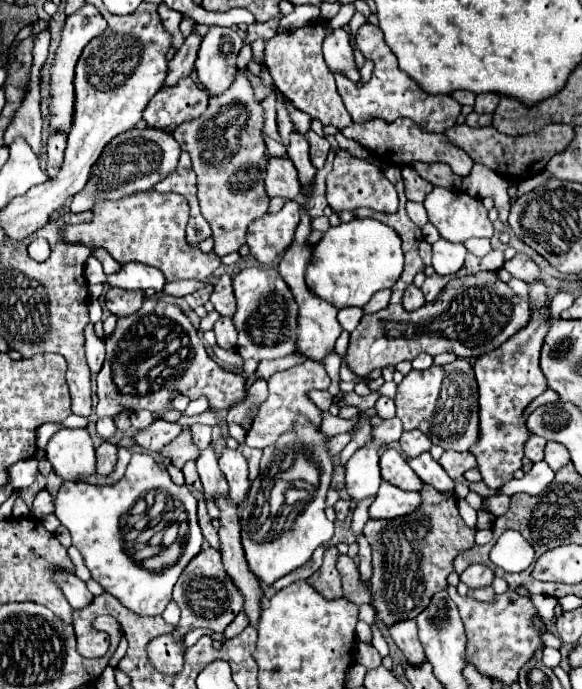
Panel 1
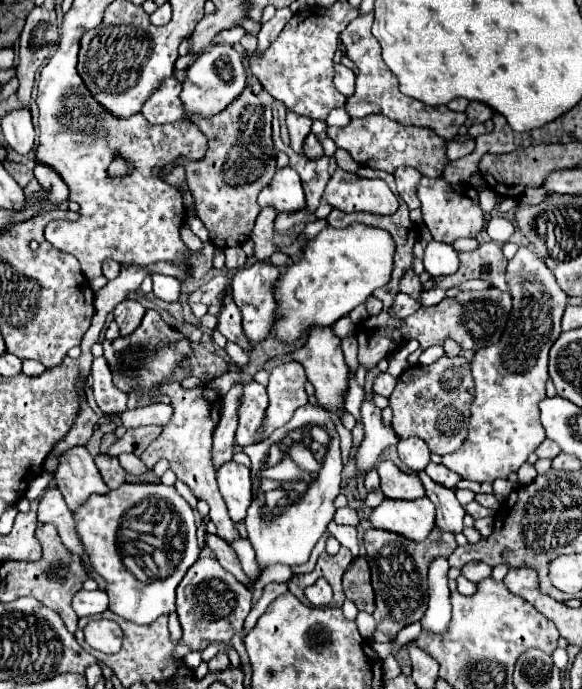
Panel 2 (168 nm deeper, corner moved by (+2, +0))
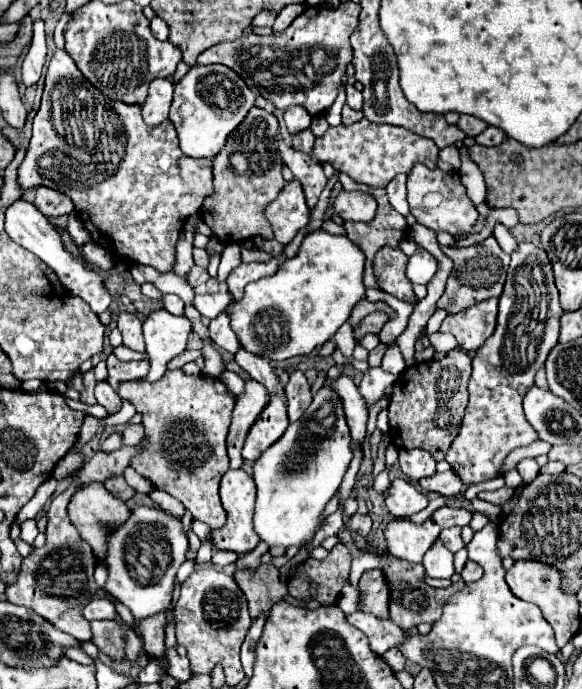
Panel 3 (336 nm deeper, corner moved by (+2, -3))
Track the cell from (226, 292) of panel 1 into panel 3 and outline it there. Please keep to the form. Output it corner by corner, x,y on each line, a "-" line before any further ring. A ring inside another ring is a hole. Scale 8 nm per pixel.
240,349
234,359
236,359
236,363
238,363
252,379
256,379
258,383
262,383
270,393
284,395
284,387
280,385
278,375
274,373
270,361
266,361
264,357
254,357
252,353
246,353
244,349

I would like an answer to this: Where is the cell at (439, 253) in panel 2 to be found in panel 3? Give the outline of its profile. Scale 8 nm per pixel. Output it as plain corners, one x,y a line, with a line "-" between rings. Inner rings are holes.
420,249
420,251
416,251
412,257
408,257
406,277
408,277
408,281
414,283
414,285
416,285
416,283
428,283
428,281
434,277
436,269
438,269
436,259
434,259
428,251

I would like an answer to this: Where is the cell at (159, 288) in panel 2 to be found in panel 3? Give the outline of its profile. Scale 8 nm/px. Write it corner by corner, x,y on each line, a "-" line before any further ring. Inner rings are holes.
164,295
164,309
172,315
184,315
184,301
178,295

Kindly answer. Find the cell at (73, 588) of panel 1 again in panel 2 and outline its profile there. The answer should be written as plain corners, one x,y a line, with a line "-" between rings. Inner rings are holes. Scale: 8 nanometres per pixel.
80,590
72,598
72,608
78,614
78,618
96,616
108,608
108,594
104,590
92,590
92,592

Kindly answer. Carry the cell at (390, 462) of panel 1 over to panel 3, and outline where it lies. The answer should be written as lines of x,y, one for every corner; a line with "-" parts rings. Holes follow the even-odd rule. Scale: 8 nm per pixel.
394,479
390,485
390,495
386,497
386,507
388,511
398,517
410,517
418,511
422,511
428,505
428,497
420,493
414,485
410,485
404,479

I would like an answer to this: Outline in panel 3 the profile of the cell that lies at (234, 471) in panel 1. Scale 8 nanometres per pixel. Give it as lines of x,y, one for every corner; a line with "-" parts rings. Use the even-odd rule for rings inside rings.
242,469
226,471
224,477
222,477
222,483
220,483
220,497
222,497
222,505
228,513
228,519
226,519
222,529
212,529
210,531
210,543
212,543
214,549
234,551
238,555
244,555
260,543
260,537
252,529
252,513
254,513
254,501
256,501
254,479

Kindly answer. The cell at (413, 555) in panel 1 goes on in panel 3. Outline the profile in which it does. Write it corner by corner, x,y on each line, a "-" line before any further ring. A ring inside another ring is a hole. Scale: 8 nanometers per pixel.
390,553
382,555
382,563
386,579
390,581
390,611
392,611
392,621
402,625
402,629
414,629
420,623
428,621
434,623
438,621
438,617
442,615
442,607
446,603
446,599
452,595
448,589
434,589
426,583
422,583
424,577
424,567
422,565
414,565
414,563
406,563
406,561
398,561
396,557
390,557

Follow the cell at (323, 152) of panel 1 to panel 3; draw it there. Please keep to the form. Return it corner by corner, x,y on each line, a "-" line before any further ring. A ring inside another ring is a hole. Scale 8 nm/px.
304,129
296,135
292,135
292,147
302,151
302,153
312,153
312,147
314,147
314,133
310,129

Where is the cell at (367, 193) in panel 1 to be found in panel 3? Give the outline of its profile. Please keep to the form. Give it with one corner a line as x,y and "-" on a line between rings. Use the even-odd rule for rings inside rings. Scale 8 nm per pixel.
342,191
334,201
334,211
344,221
372,221
376,213
374,197
358,191

